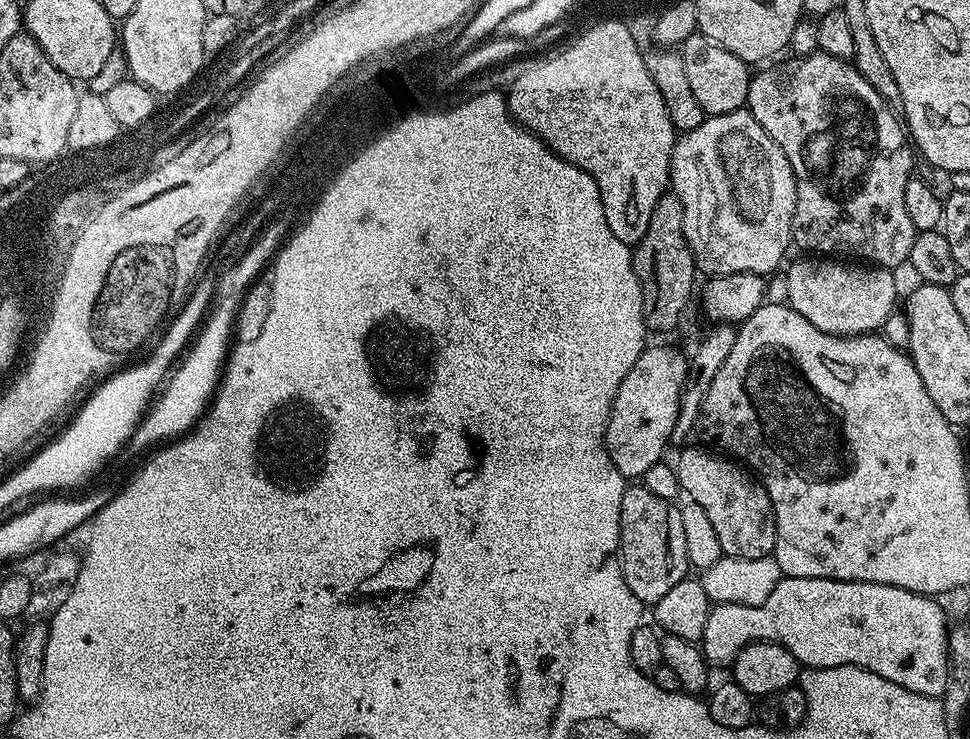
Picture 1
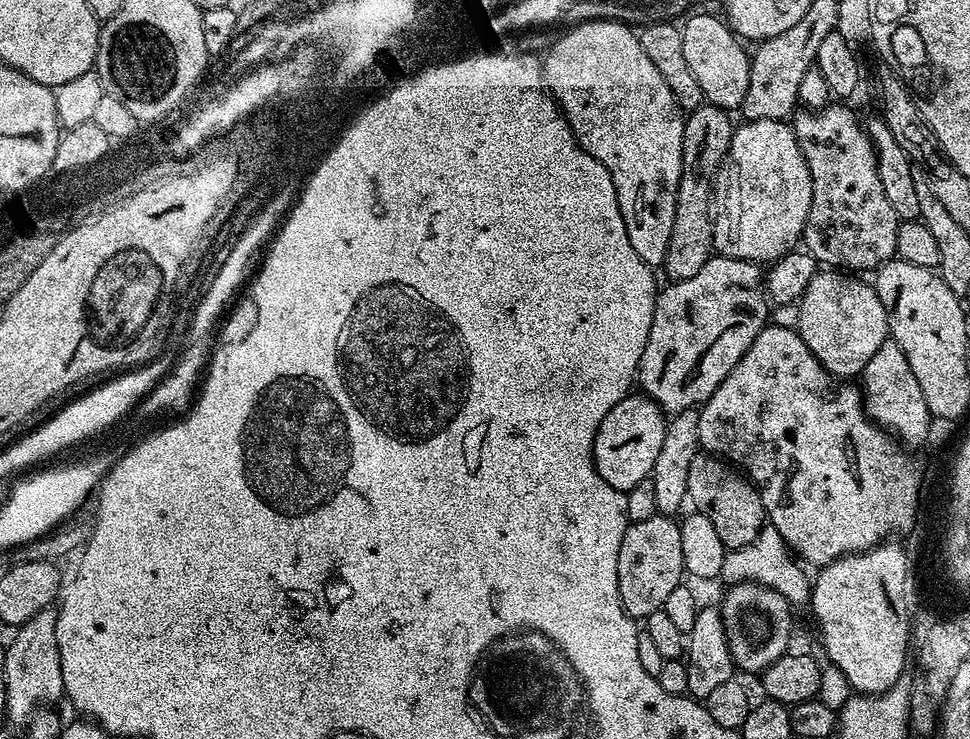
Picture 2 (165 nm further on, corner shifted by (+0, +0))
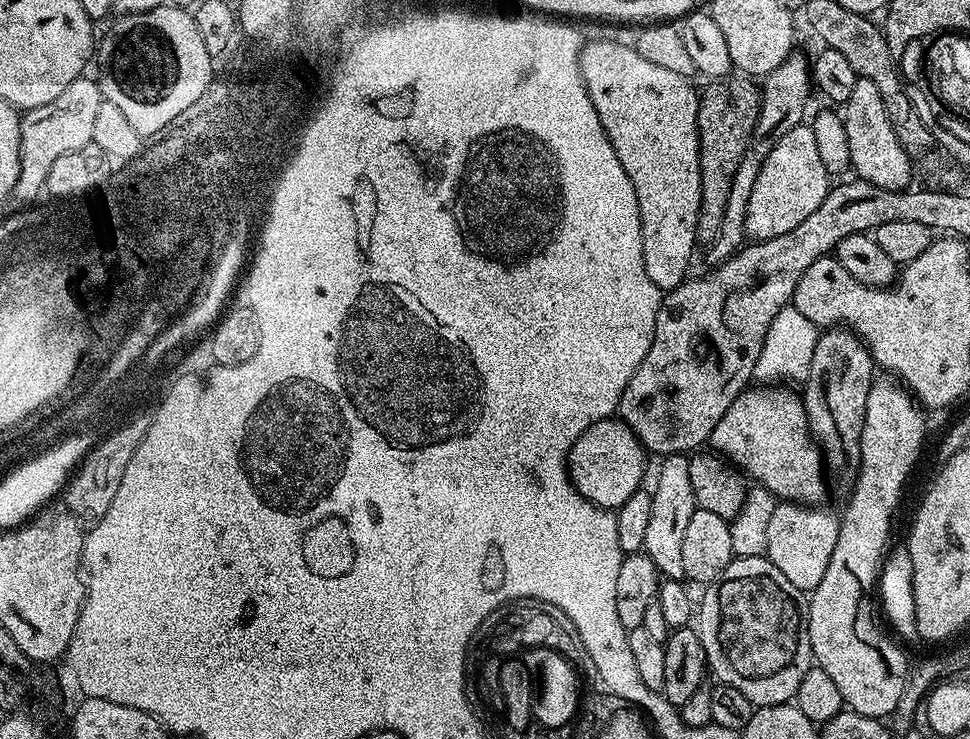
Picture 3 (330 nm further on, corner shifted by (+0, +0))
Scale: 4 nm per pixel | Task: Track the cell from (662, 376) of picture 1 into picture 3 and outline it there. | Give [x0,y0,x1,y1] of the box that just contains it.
[568,418,646,510]

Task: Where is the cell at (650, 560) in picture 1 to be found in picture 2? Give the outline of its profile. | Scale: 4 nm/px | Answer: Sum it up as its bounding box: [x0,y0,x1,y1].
[618,514,685,618]

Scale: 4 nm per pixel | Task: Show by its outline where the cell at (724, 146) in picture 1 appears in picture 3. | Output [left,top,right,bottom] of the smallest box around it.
[745,122,830,241]

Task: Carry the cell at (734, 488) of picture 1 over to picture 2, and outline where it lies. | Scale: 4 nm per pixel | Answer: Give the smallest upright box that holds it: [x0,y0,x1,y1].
[689,453,767,551]

